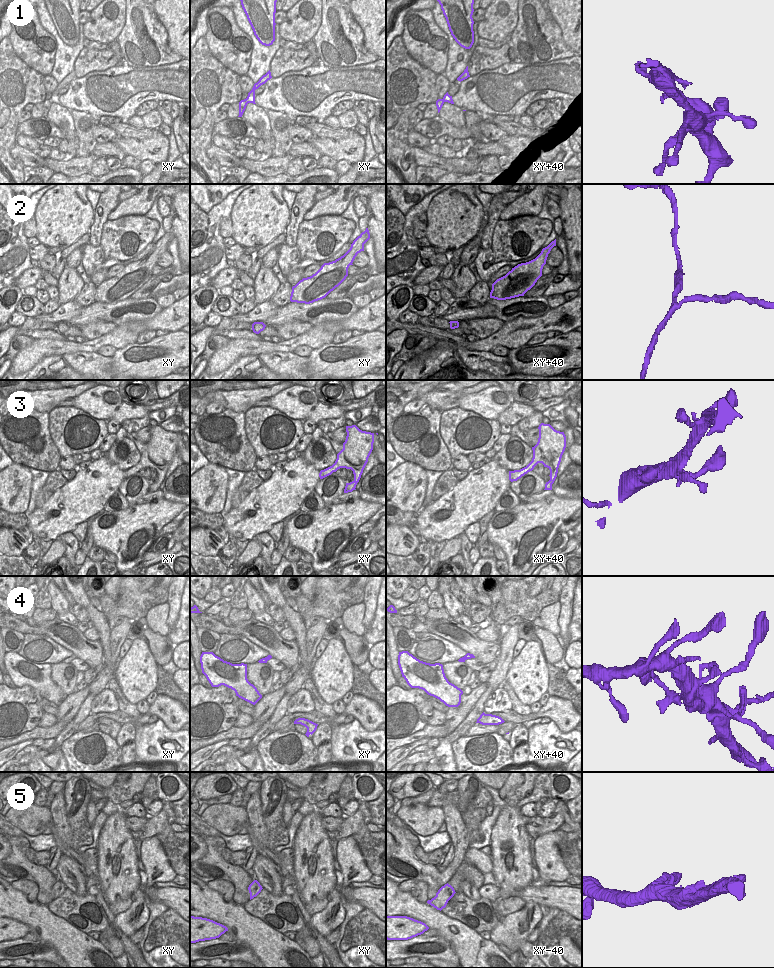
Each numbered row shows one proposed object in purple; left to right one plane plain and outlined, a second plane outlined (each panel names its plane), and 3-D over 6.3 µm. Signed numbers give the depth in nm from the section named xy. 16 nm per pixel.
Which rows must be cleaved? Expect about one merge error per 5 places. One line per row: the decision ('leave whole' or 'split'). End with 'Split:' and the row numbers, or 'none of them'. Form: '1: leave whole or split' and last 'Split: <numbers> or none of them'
1: split
2: leave whole
3: leave whole
4: leave whole
5: leave whole
Split: 1

